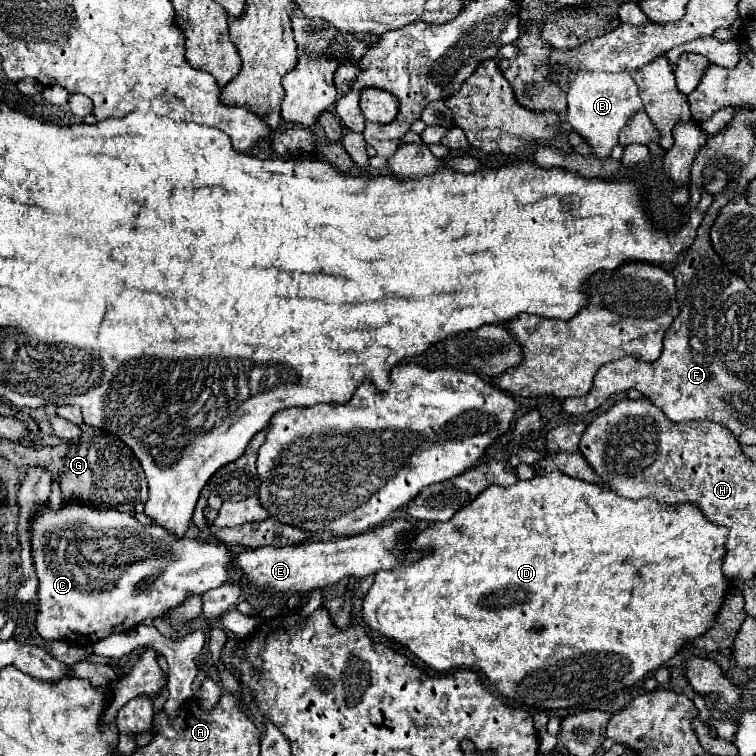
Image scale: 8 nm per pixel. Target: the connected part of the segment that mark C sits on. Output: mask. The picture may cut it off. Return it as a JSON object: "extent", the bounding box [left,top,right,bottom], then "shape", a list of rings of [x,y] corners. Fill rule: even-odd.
{"extent":[31,501,235,645],"shape":[[[77,501],[67,503],[59,511],[45,509],[37,515],[31,525],[31,547],[33,561],[39,577],[39,603],[37,603],[37,631],[45,639],[77,641],[83,645],[93,645],[111,633],[123,633],[145,619],[157,619],[167,609],[181,605],[189,593],[205,593],[213,587],[225,583],[231,575],[225,571],[227,561],[235,559],[225,543],[199,543],[195,539],[183,537],[173,539],[167,531],[157,525],[141,525],[131,513],[121,513],[113,509],[93,509]],[[159,575],[159,579],[143,593],[133,591],[135,585],[149,577]]]}

